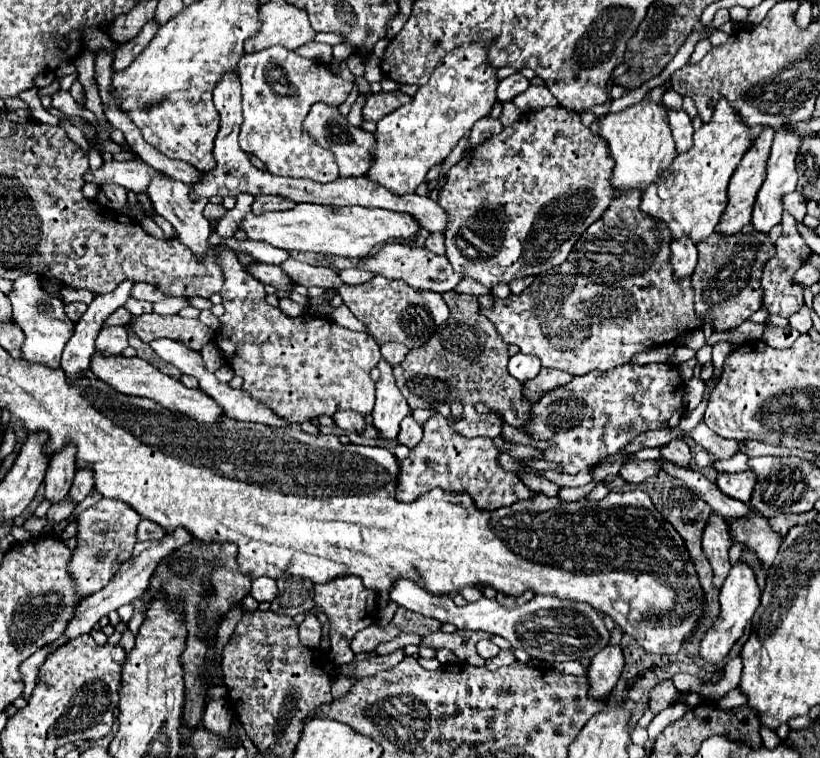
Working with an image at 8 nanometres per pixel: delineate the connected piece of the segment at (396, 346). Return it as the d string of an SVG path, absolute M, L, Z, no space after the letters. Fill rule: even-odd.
M383 343L383 345L381 345L381 355L383 355L383 359L387 359L393 367L399 365L399 363L405 359L407 353L409 353L409 349L403 347L403 343Z

